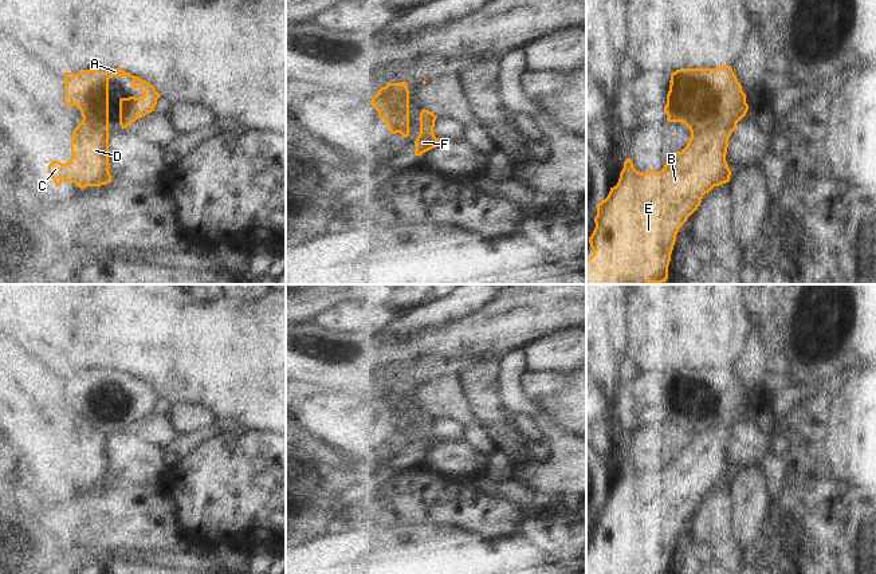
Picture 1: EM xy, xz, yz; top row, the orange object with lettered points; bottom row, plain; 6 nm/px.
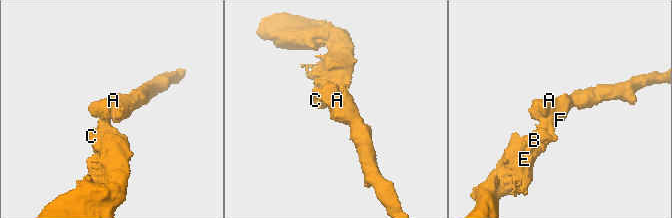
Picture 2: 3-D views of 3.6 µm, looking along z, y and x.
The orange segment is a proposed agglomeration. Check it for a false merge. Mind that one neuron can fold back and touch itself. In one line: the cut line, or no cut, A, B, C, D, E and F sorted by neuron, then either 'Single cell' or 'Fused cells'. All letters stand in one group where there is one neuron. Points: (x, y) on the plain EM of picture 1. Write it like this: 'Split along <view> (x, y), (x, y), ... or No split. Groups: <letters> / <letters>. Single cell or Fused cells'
Split along xz (384, 388), (388, 396), (388, 411), (396, 420), (396, 432). Groups: A F / B C D E. Fused cells.

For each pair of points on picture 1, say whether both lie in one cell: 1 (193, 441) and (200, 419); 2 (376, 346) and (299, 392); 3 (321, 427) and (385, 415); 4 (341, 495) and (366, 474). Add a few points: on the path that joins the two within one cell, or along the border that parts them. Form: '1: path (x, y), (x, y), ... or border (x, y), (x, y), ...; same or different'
1: border (209, 425), (181, 433); different
2: path (357, 358), (349, 362), (327, 364), (318, 373); same
3: path (337, 427), (369, 425); same
4: border (349, 472), (361, 482); different

